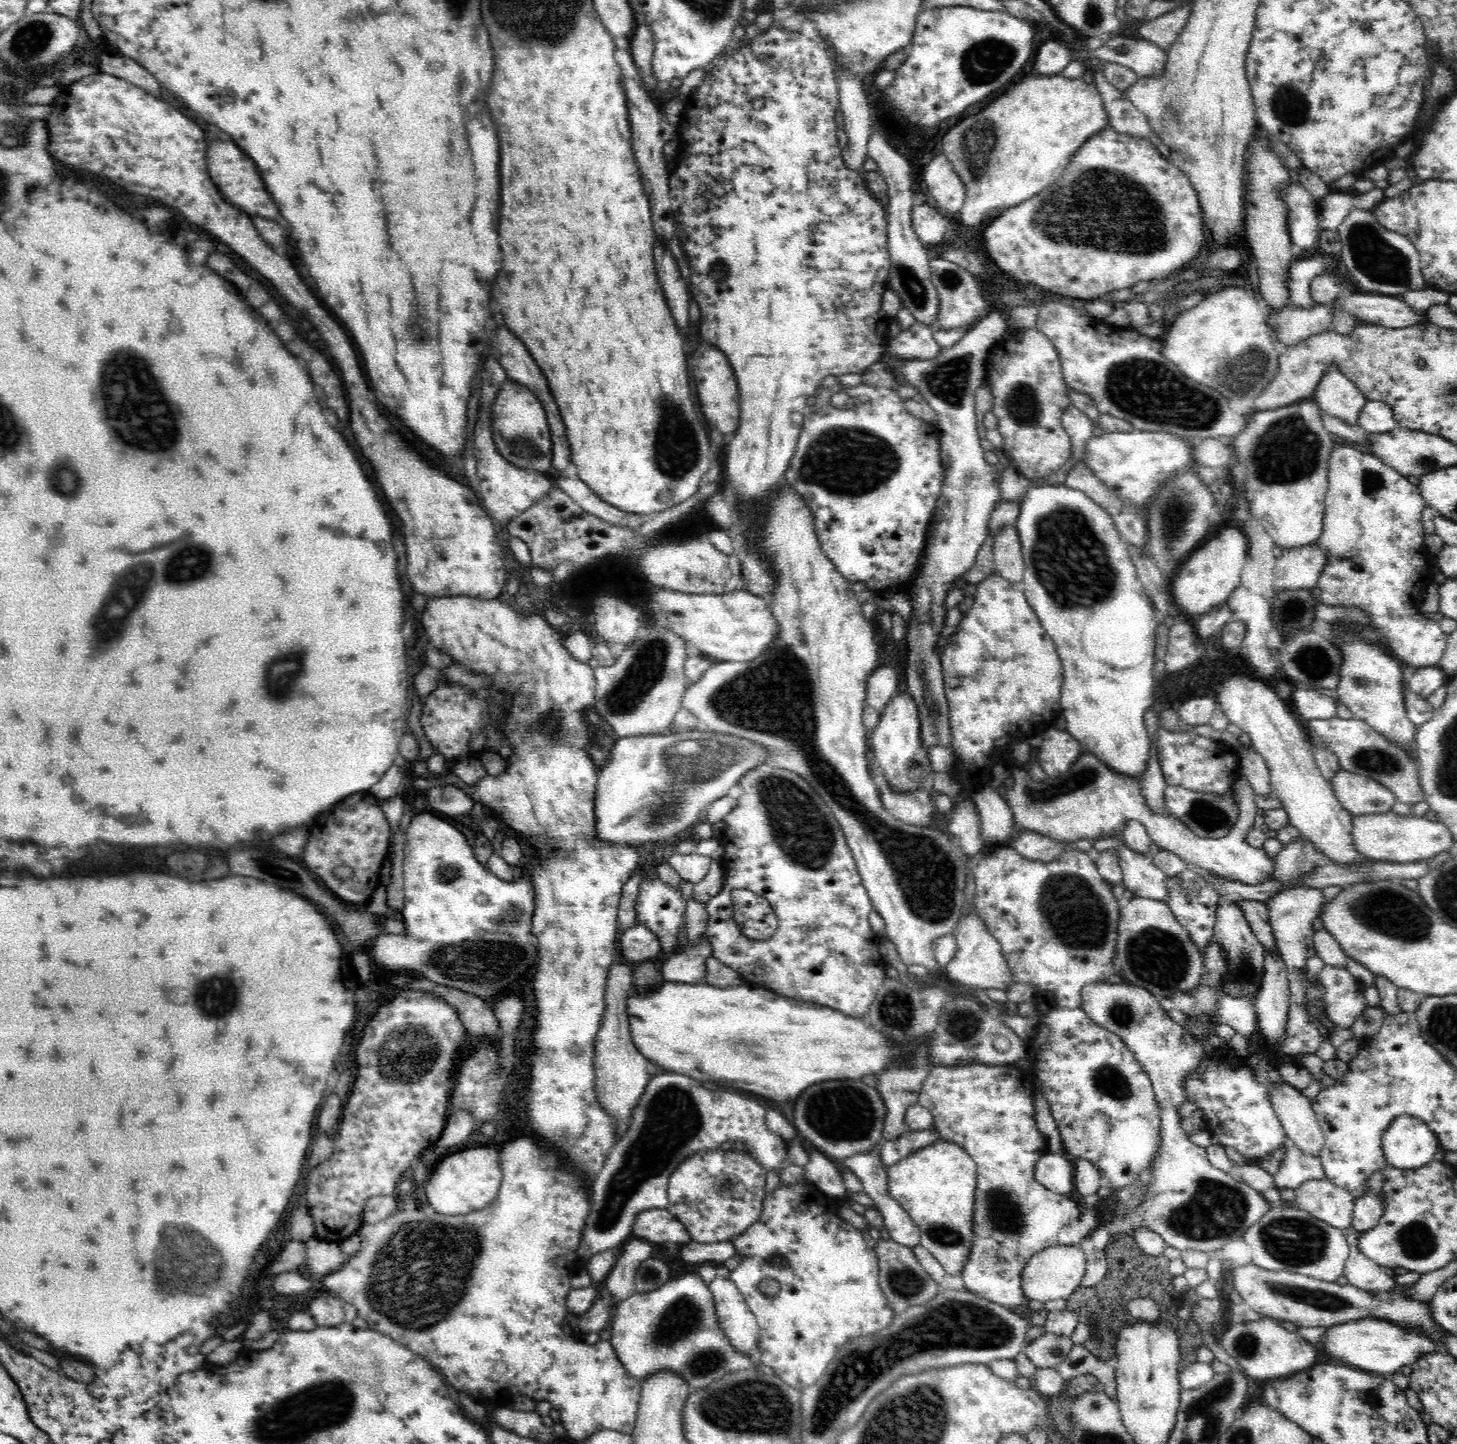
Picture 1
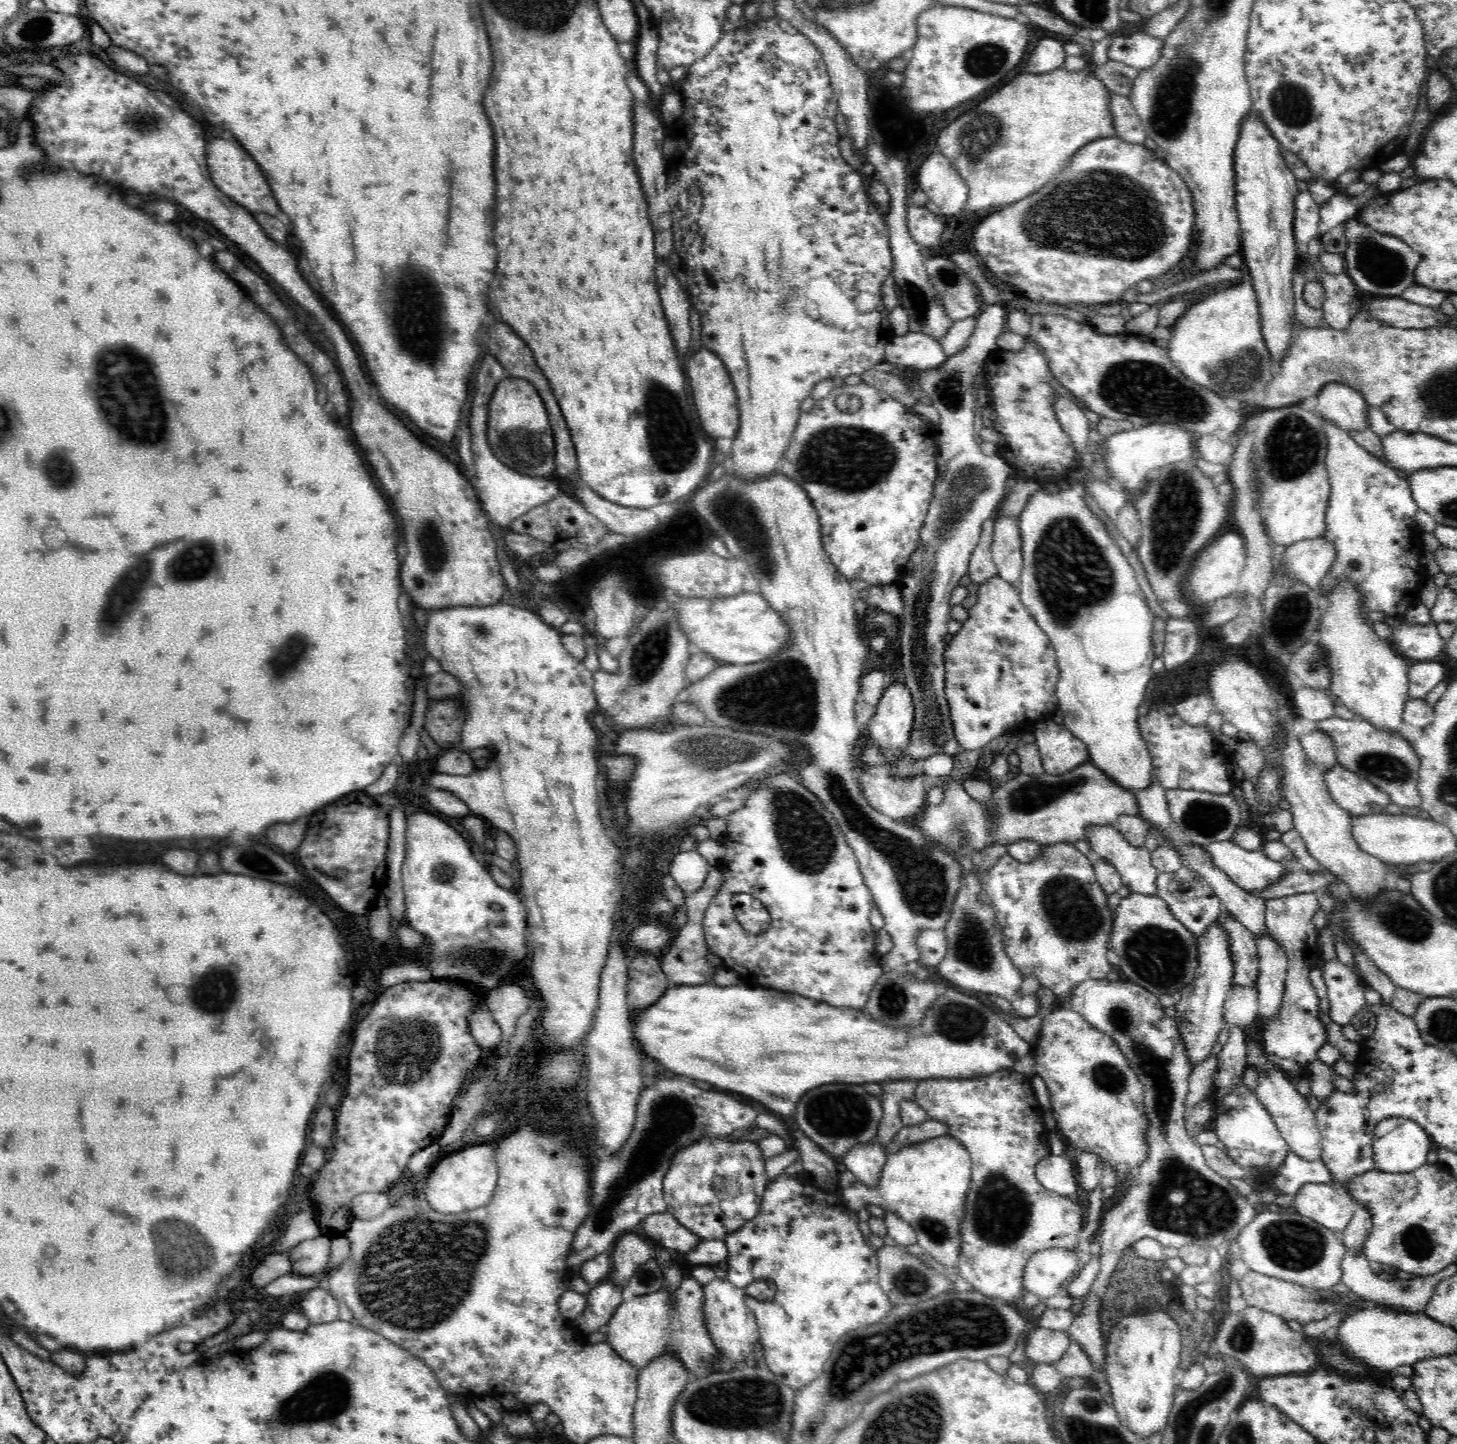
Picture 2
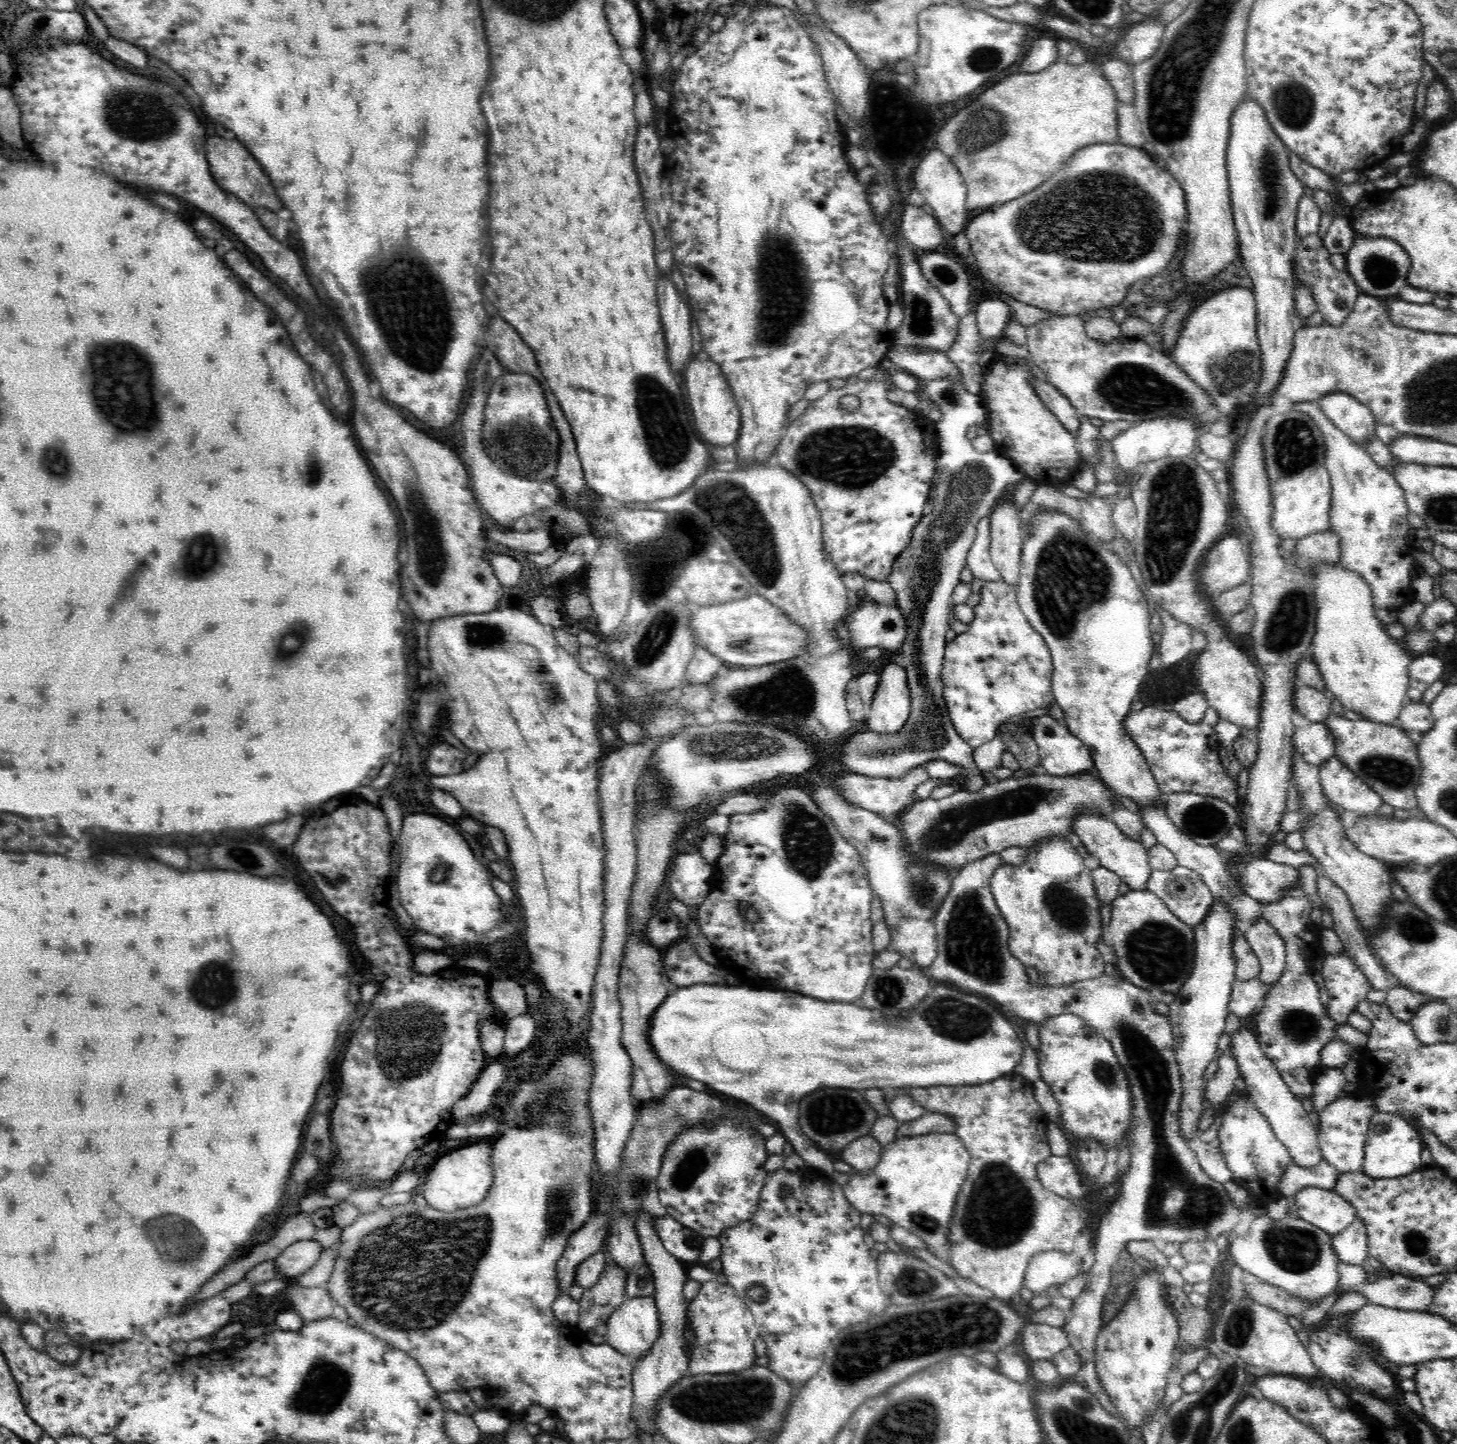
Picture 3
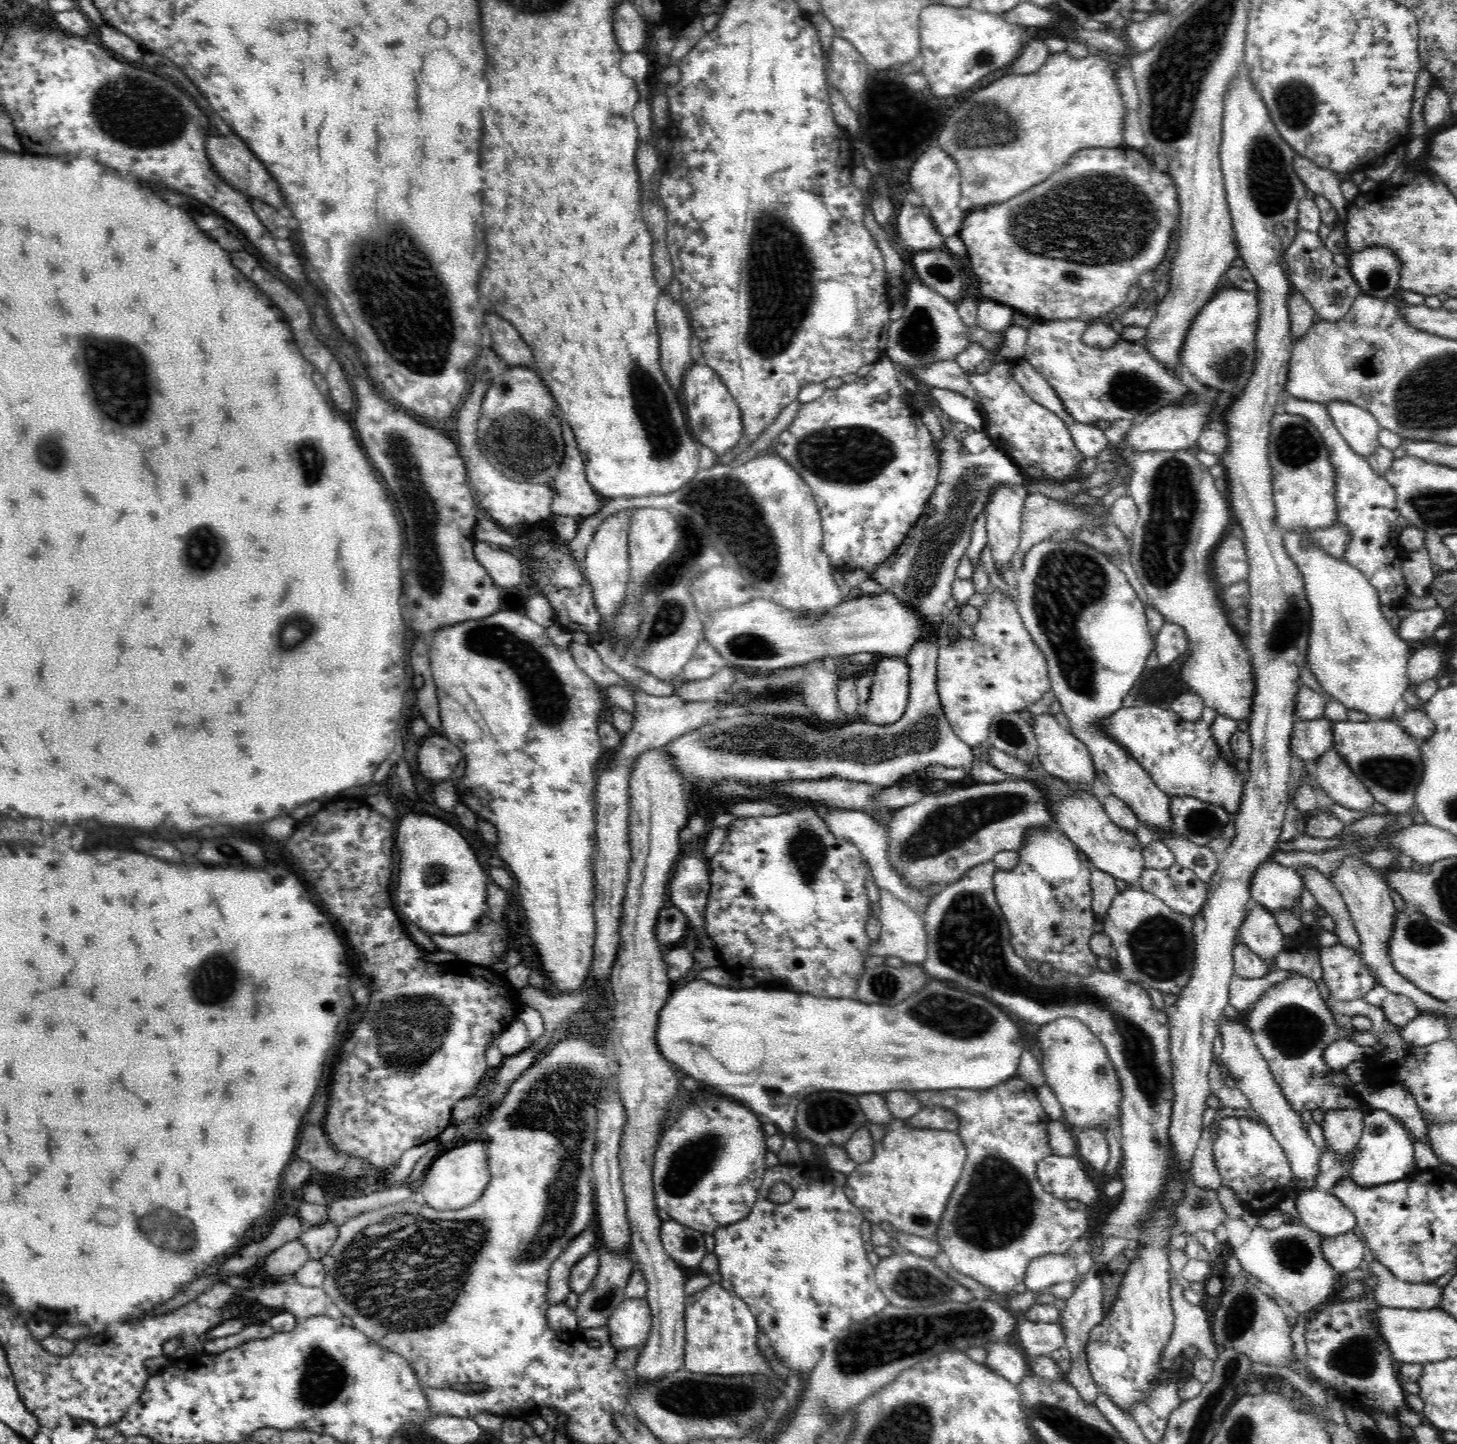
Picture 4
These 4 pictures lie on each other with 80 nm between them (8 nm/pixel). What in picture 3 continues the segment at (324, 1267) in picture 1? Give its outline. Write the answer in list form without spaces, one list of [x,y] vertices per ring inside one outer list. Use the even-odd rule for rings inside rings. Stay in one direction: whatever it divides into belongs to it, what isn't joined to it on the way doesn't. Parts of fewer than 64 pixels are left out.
[[[300,1240],[290,1244],[278,1258],[274,1259],[283,1277],[296,1279],[316,1266],[322,1254],[322,1245],[316,1240]]]

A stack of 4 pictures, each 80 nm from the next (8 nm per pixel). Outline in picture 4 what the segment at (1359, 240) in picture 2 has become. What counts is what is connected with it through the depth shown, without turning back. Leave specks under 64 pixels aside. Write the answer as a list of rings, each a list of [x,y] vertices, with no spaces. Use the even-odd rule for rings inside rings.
[[[1364,247],[1349,252],[1349,270],[1361,292],[1376,298],[1388,298],[1399,287],[1400,259],[1388,247]]]

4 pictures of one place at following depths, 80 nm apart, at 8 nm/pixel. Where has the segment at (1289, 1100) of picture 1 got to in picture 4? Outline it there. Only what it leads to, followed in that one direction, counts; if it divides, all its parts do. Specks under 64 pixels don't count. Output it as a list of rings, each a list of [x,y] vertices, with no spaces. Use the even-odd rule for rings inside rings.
[[[1224,1013],[1220,1018],[1218,1031],[1220,1031],[1222,1043],[1224,1043],[1220,1060],[1228,1065],[1231,1078],[1237,1082],[1237,1088],[1250,1101],[1251,1108],[1260,1115],[1260,1119],[1264,1120],[1269,1127],[1273,1138],[1284,1149],[1292,1168],[1293,1177],[1298,1181],[1297,1192],[1315,1187],[1320,1158],[1324,1150],[1314,1144],[1304,1128],[1301,1114],[1292,1109],[1290,1102],[1284,1096],[1284,1091],[1280,1090],[1280,1084],[1274,1080],[1274,1075],[1270,1072],[1270,1065],[1266,1064],[1266,1059],[1258,1051],[1252,1033],[1248,1031],[1246,1025],[1227,1020]]]

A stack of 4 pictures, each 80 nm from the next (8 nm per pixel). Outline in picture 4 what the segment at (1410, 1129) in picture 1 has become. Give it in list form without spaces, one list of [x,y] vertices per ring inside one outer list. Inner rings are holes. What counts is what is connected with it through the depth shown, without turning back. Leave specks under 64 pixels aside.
[[[1369,1109],[1363,1120],[1363,1134],[1357,1150],[1354,1150],[1352,1168],[1347,1170],[1351,1180],[1358,1187],[1376,1186],[1393,1183],[1412,1174],[1417,1168],[1414,1158],[1414,1142],[1401,1120],[1386,1110]]]

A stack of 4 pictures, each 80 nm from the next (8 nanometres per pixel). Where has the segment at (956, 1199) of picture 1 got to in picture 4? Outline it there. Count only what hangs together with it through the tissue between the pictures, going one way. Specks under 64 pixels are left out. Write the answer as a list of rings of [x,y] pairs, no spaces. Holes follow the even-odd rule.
[[[872,1091],[866,1096],[858,1096],[858,1102],[868,1123],[882,1124],[887,1134],[874,1144],[872,1161],[858,1165],[847,1176],[843,1187],[850,1202],[862,1211],[871,1225],[886,1221],[896,1231],[937,1240],[948,1198],[965,1168],[966,1148],[961,1137],[954,1131],[908,1127],[905,1120],[892,1117],[883,1093]]]

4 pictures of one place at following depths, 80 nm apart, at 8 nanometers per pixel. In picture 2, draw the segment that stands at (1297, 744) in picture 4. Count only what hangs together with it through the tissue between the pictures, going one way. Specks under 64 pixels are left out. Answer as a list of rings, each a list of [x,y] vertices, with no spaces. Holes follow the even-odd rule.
[[[1321,730],[1304,733],[1300,743],[1306,751],[1308,759],[1320,770],[1320,773],[1328,773],[1337,763],[1337,752],[1332,739]]]

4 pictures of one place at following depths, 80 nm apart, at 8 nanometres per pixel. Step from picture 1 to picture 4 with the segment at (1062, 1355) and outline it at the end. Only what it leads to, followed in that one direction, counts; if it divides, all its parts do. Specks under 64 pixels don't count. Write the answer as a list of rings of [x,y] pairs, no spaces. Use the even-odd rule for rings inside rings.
[[[1022,1321],[1017,1326],[1020,1342],[1031,1358],[1046,1356],[1066,1344],[1060,1323]]]

